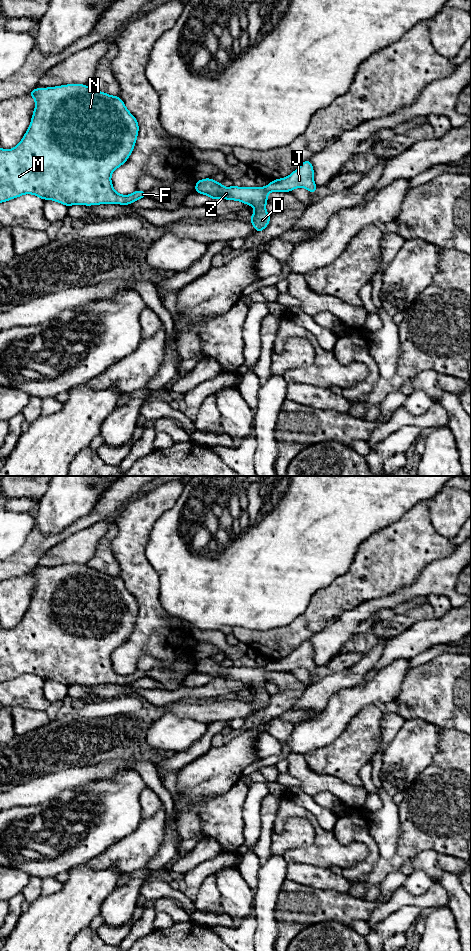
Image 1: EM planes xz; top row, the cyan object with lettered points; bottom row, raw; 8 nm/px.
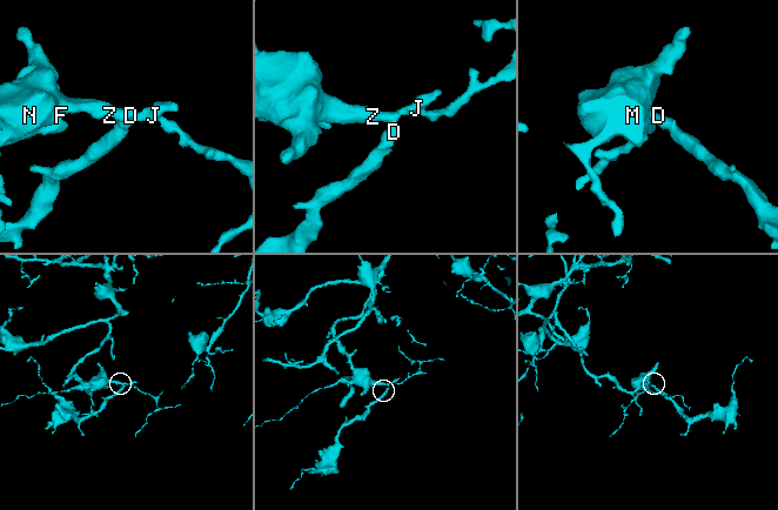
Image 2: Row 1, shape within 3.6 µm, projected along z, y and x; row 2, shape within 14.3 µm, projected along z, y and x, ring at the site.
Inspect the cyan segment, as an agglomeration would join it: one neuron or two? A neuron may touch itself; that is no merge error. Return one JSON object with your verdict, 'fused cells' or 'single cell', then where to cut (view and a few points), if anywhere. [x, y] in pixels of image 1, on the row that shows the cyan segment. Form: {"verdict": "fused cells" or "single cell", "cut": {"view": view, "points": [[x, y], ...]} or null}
{"verdict": "single cell", "cut": null}

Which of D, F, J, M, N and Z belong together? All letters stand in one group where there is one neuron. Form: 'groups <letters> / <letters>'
groups D F J M N Z

